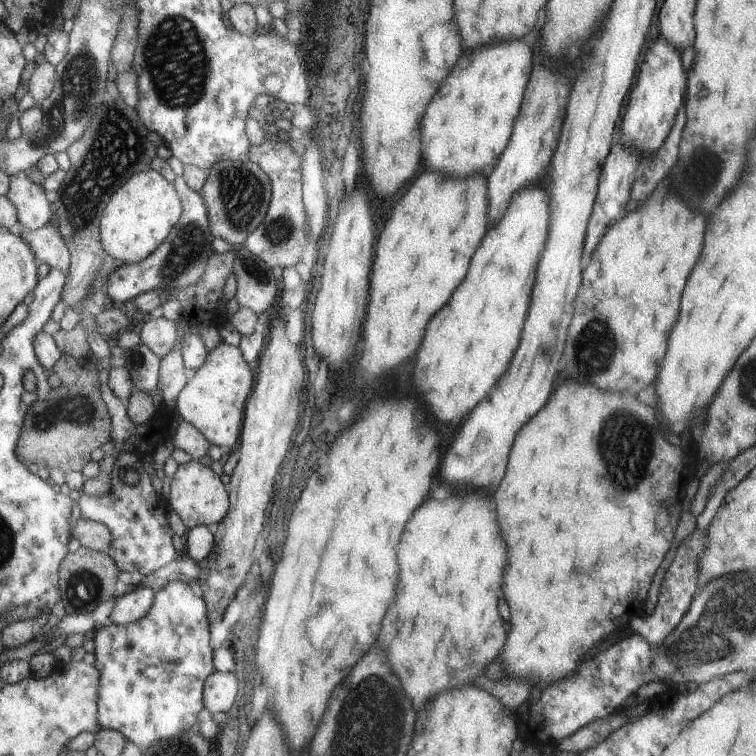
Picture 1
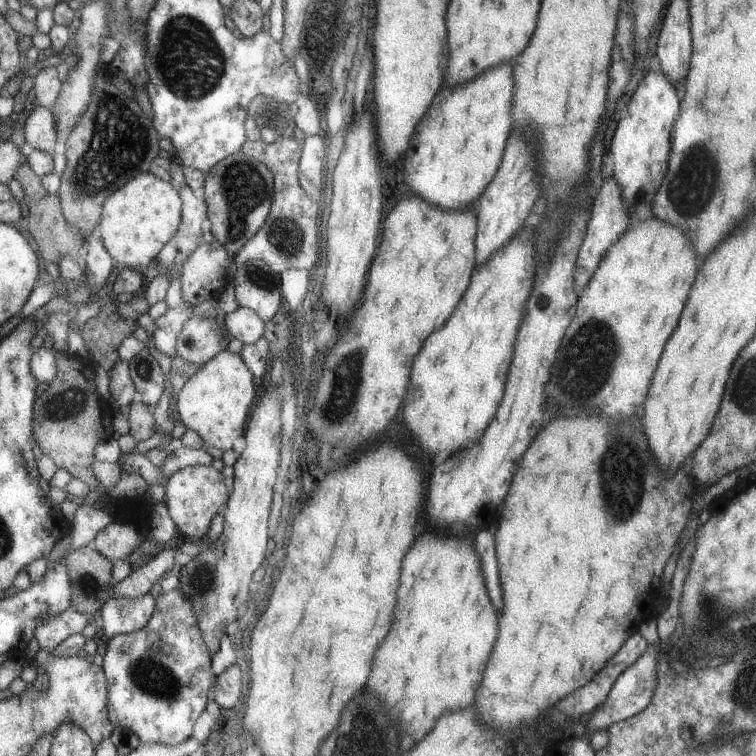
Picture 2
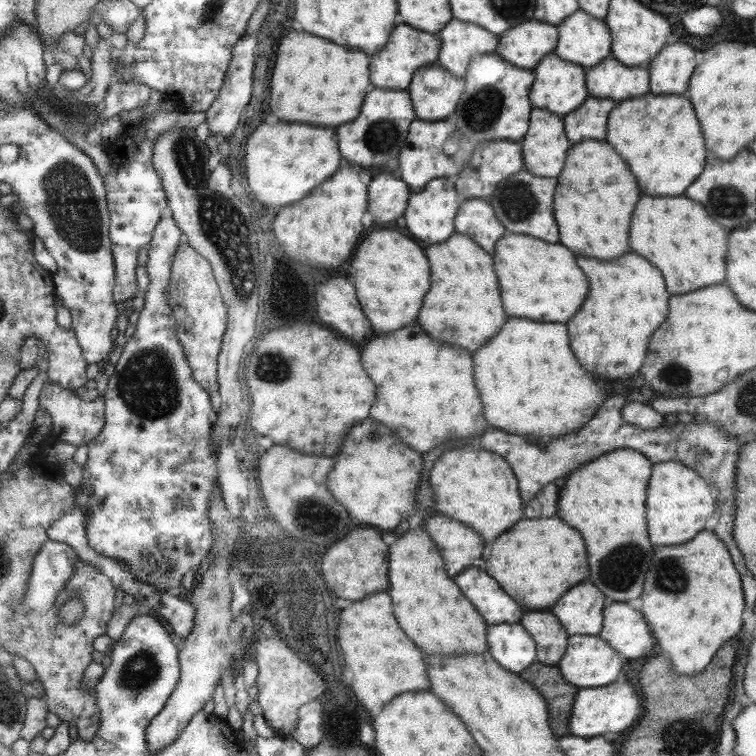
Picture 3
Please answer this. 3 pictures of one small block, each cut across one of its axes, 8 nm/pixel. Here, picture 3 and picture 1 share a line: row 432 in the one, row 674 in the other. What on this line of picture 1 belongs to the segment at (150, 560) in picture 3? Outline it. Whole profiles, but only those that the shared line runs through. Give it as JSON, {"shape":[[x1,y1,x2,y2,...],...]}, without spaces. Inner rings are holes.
{"shape":[[171,581,163,586,160,590,154,593,154,597,147,611,141,618,125,624,125,626,113,626,99,623,95,630,93,630,93,656,95,661,93,666,99,670,99,698,98,698,98,722,101,729,113,729,121,733,126,740,131,740,139,748,143,749,153,742,160,741,161,739,168,739,174,737,176,734,187,732,187,728,193,728,195,716,197,712,204,706,201,706,203,680,207,678,207,674,213,672,213,662,211,662,211,652,213,649,209,646,209,622,207,622,207,611,205,612,205,605,201,598,193,596,193,592,189,590,189,586,183,581]]}

